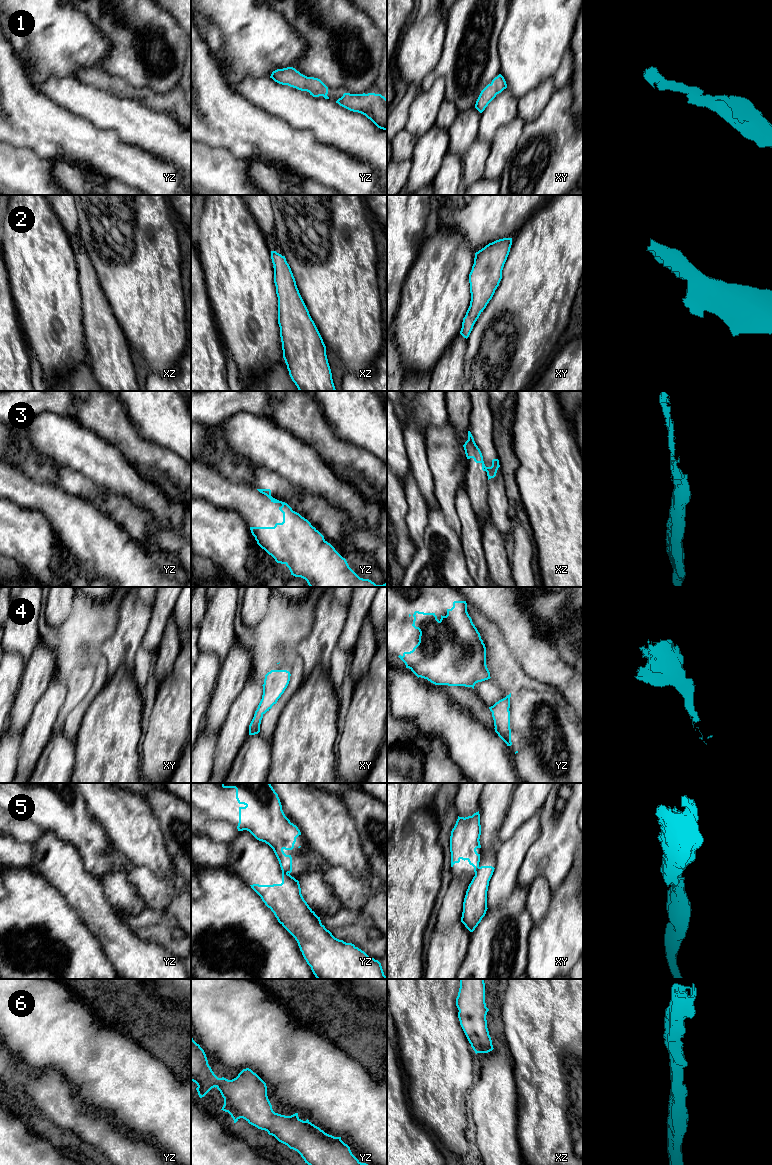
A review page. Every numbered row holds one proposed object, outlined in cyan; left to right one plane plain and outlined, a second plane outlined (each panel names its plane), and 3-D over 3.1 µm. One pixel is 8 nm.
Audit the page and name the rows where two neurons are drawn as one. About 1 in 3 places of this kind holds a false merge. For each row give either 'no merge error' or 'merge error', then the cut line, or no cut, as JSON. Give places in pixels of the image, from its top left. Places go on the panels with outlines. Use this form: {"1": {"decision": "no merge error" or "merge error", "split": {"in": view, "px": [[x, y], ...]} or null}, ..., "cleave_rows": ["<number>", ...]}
{"1": {"decision": "no merge error", "split": null}, "2": {"decision": "no merge error", "split": null}, "3": {"decision": "merge error", "split": {"in": "xz", "px": [[487, 467], [485, 470]]}}, "4": {"decision": "no merge error", "split": null}, "5": {"decision": "merge error", "split": {"in": "xy", "px": [[479, 867], [475, 873]]}}, "6": {"decision": "no merge error", "split": null}, "cleave_rows": ["3", "5"]}

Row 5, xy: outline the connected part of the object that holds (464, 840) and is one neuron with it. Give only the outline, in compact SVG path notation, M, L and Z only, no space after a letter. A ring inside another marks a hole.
M479 811L474 813L472 816L465 818L458 816L450 836L451 867L453 867L455 863L459 863L462 859L464 861L467 860L469 864L474 867L474 872L477 872L479 868L480 854L477 853L476 849L481 848L479 841L480 835L481 825Z

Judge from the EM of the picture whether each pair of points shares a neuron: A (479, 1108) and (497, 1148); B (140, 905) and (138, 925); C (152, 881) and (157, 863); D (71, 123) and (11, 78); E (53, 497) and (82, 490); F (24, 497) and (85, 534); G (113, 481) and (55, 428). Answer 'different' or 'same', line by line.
A: same
B: different
C: different
D: same
E: different
F: same
G: same

